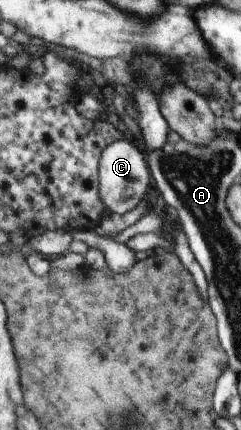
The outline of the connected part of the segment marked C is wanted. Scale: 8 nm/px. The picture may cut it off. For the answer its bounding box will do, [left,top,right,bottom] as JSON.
[98,140,149,213]

